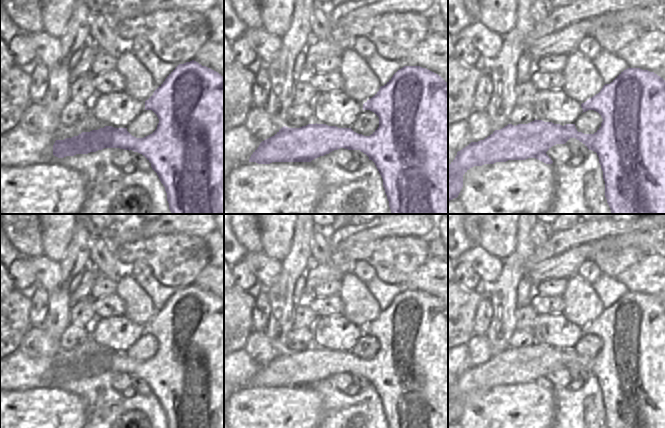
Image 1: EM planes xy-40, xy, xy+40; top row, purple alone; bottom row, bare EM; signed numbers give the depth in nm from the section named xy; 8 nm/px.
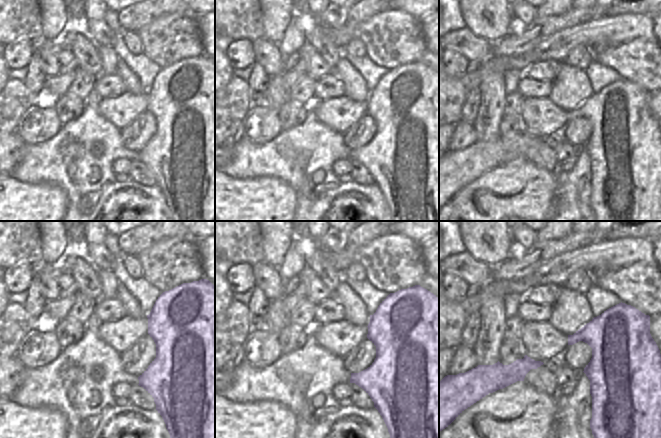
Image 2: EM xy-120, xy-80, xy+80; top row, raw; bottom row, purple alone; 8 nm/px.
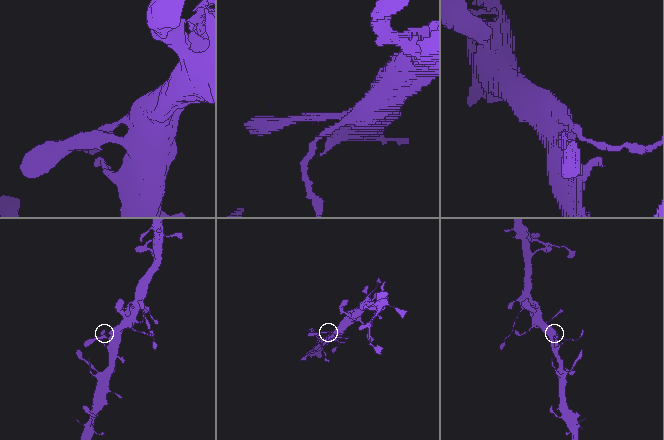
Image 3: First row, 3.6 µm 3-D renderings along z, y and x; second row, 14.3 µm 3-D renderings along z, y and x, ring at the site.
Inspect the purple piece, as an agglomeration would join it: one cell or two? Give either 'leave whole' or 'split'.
leave whole

